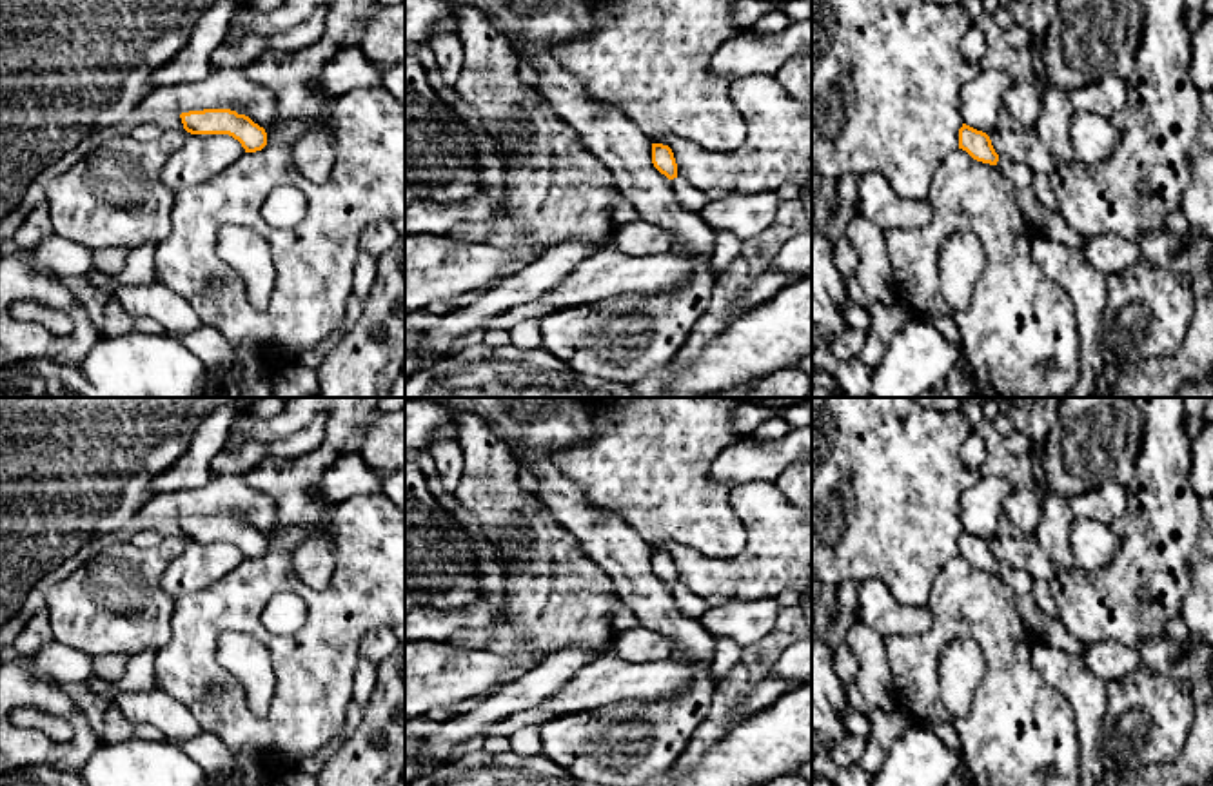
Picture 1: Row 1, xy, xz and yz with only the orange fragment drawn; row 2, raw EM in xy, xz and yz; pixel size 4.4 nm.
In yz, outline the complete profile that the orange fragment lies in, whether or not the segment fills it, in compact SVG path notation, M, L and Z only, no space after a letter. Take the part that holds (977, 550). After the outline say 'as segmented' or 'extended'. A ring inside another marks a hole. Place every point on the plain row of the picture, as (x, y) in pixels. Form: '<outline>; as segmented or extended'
M962 530L959 535L959 555L977 568L995 572L1013 590L1021 623L1035 641L1070 653L1080 655L1084 652L1086 644L1064 628L1060 617L1048 615L1039 608L1035 603L1035 579L1024 570L999 563L986 539Z; extended

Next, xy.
M203 516L180 521L183 535L191 541L229 541L242 550L245 559L261 557L267 539L249 523L231 516Z; as segmented

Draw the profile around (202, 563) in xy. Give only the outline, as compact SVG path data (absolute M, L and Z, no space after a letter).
M187 541L163 572L165 592L178 599L200 592L232 572L245 555L229 541Z

